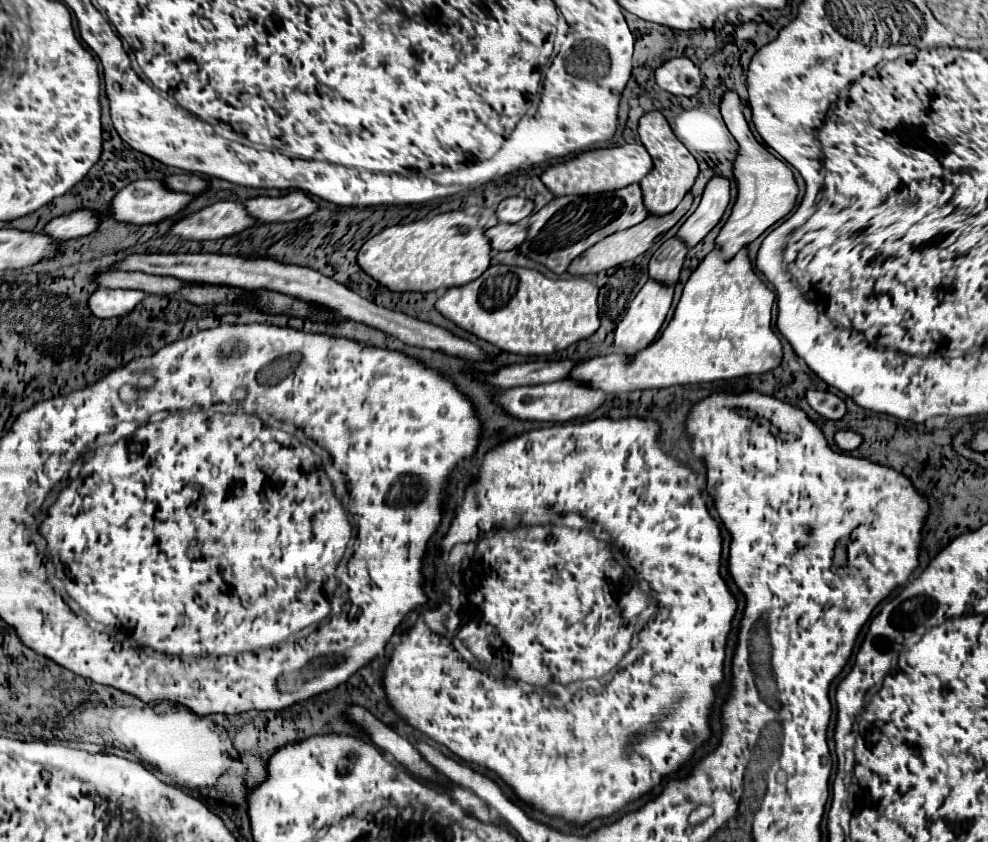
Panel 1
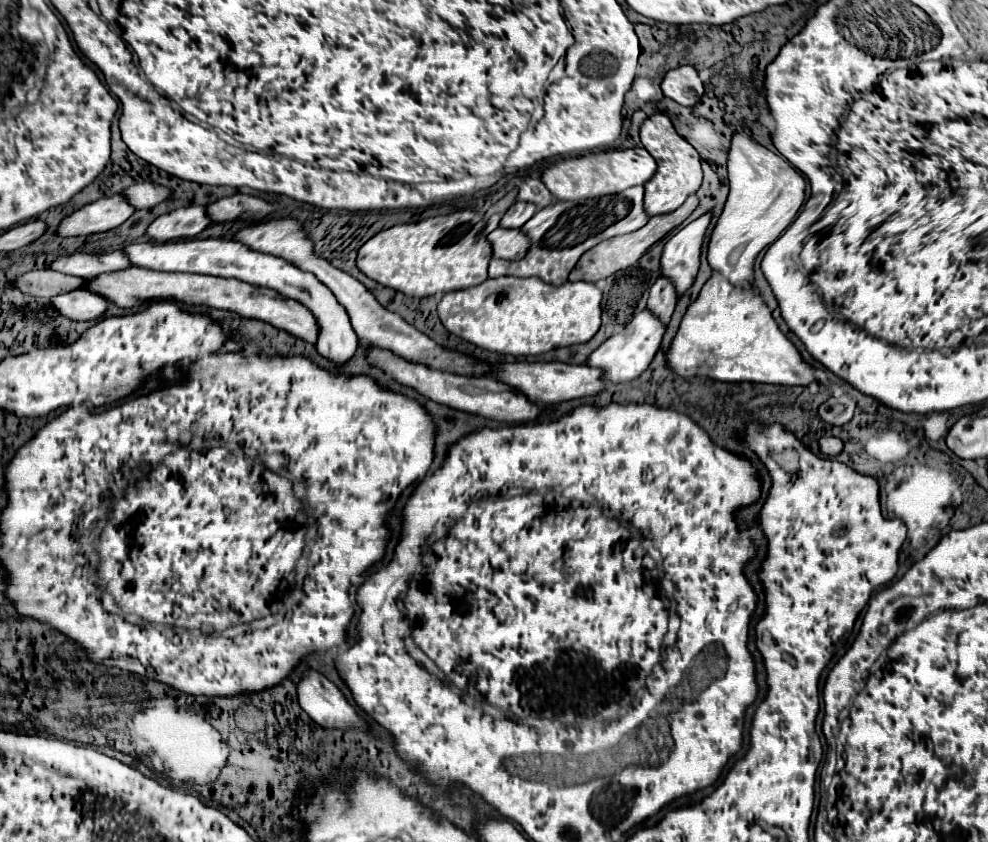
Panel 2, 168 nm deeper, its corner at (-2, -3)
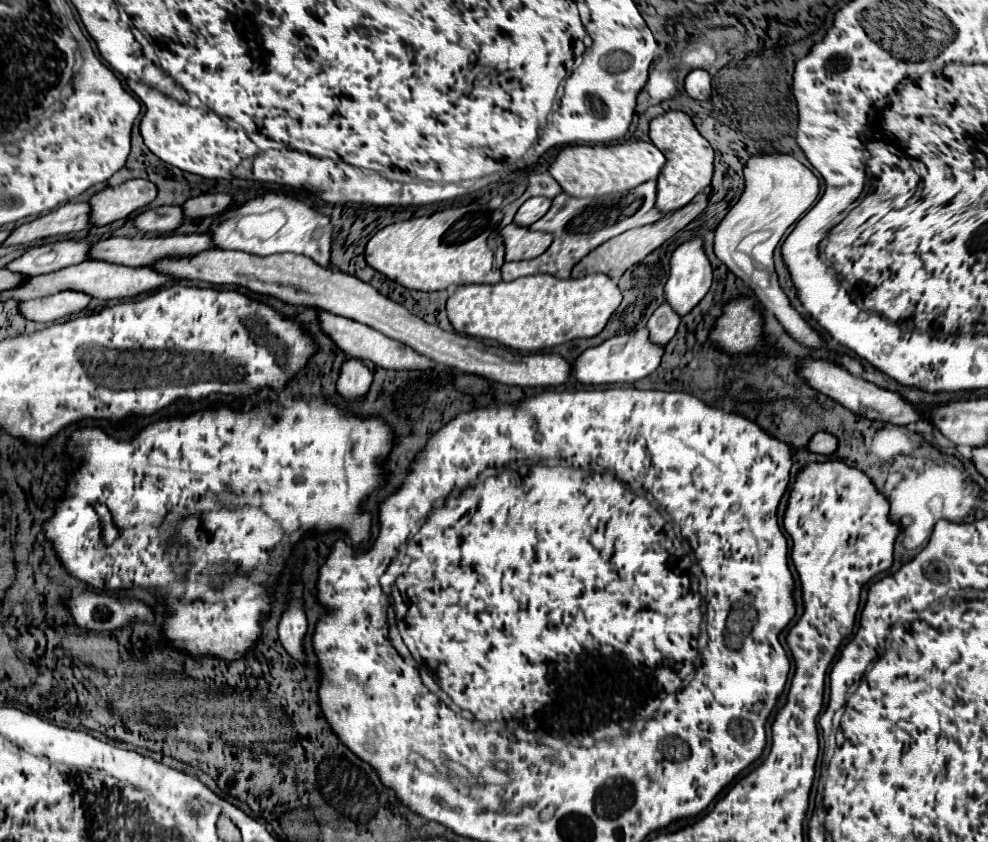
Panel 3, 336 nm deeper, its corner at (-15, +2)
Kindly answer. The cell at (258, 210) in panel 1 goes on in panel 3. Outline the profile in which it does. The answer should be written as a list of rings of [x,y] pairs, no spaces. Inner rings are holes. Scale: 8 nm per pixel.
[[[200,195],[200,197],[192,197],[182,205],[182,213],[188,219],[196,219],[196,217],[206,217],[206,215],[220,215],[228,209],[228,205],[232,203],[230,195]]]

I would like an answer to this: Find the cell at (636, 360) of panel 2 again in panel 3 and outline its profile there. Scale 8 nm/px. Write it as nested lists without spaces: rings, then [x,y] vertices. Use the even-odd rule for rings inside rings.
[[[640,329],[628,335],[616,335],[604,341],[598,347],[590,347],[582,351],[572,361],[570,377],[582,385],[612,385],[612,383],[634,383],[642,377],[648,377],[660,365],[660,353],[664,353],[658,345],[648,341],[648,329]]]

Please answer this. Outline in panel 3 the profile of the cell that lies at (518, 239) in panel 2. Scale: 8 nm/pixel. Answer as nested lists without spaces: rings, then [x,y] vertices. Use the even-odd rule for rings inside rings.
[[[516,223],[506,225],[502,231],[504,245],[506,245],[506,261],[520,261],[520,259],[534,259],[542,255],[550,243],[552,235],[536,233],[528,227],[520,227]]]

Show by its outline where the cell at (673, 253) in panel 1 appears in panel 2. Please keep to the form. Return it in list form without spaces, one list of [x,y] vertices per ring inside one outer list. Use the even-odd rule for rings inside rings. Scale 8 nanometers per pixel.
[[[665,276],[657,278],[657,282],[651,286],[647,308],[651,308],[651,312],[657,314],[661,318],[661,322],[667,324],[671,314],[673,314],[673,310],[675,310],[675,304],[677,304],[675,284]]]

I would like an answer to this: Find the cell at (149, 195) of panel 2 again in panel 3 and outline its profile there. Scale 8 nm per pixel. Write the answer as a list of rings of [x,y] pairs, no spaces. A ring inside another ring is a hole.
[[[130,179],[116,187],[106,187],[90,197],[90,225],[102,227],[150,205],[156,197],[156,185],[146,179]]]

